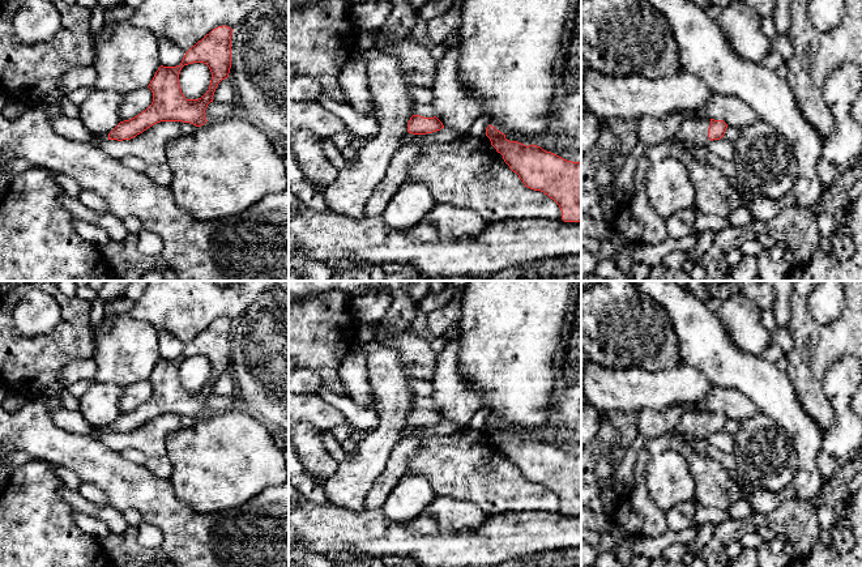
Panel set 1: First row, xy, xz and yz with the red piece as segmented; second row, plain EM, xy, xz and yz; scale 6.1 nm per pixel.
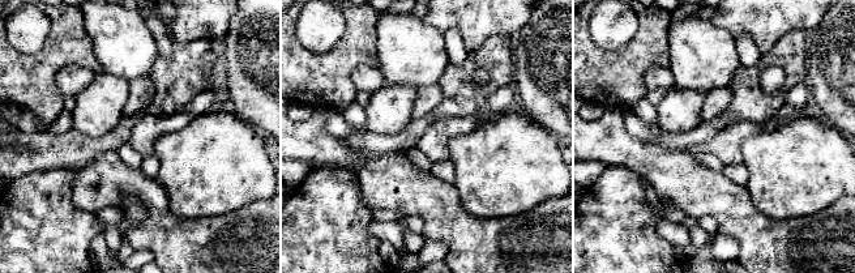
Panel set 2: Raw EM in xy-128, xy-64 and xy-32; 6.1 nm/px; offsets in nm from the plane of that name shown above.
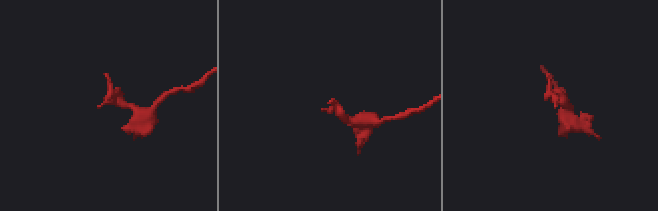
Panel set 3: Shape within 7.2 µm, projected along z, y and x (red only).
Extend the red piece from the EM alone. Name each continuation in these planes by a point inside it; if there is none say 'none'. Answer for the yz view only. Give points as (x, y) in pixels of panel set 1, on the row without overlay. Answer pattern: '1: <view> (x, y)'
1: yz (695, 423)

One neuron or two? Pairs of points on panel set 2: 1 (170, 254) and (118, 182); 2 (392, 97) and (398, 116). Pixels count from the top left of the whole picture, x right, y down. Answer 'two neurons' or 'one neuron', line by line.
1: one neuron
2: one neuron

